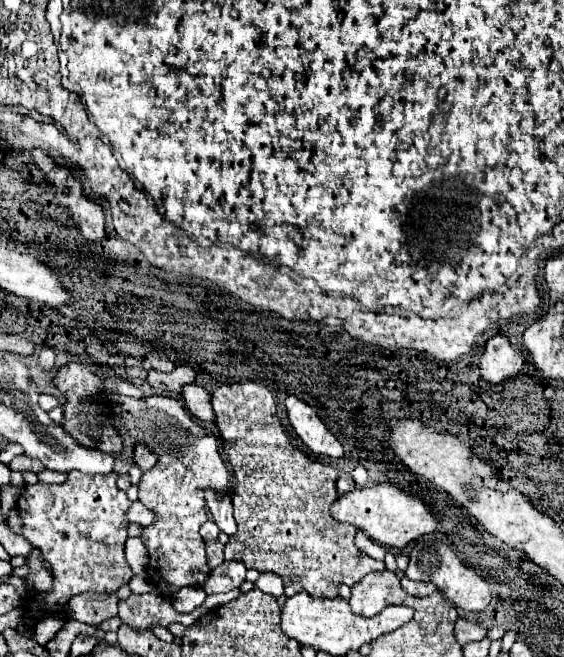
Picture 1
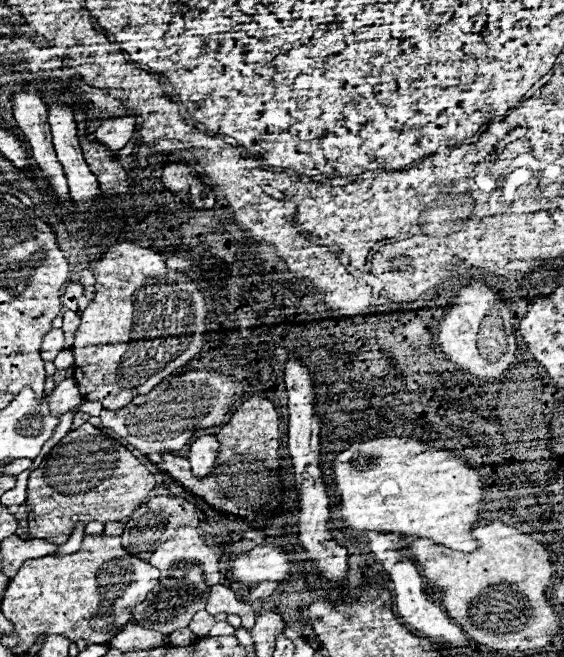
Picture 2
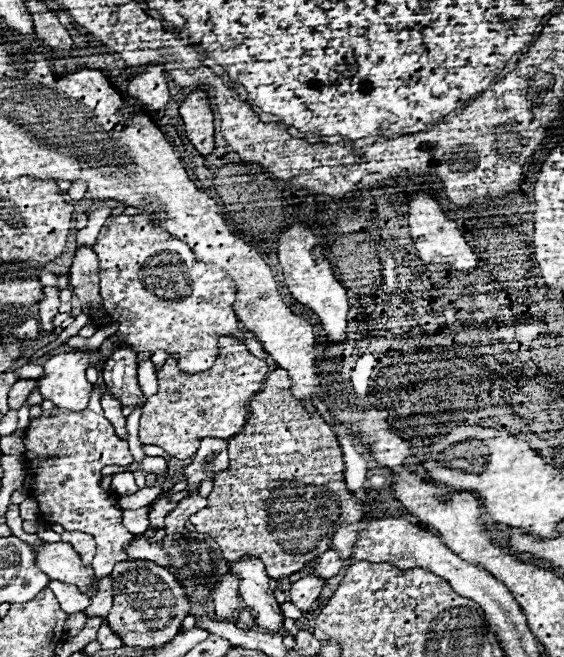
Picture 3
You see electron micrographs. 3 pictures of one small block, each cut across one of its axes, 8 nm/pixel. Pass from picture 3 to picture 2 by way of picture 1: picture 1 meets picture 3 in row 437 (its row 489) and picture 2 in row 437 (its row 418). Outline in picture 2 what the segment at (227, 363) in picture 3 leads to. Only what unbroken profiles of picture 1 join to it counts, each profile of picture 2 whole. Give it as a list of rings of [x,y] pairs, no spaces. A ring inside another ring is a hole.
[[[188,370],[164,378],[148,394],[136,396],[126,408],[118,412],[102,410],[102,424],[122,436],[130,446],[142,454],[178,452],[190,444],[196,432],[224,424],[226,414],[242,398],[244,386],[228,374],[216,370]]]

